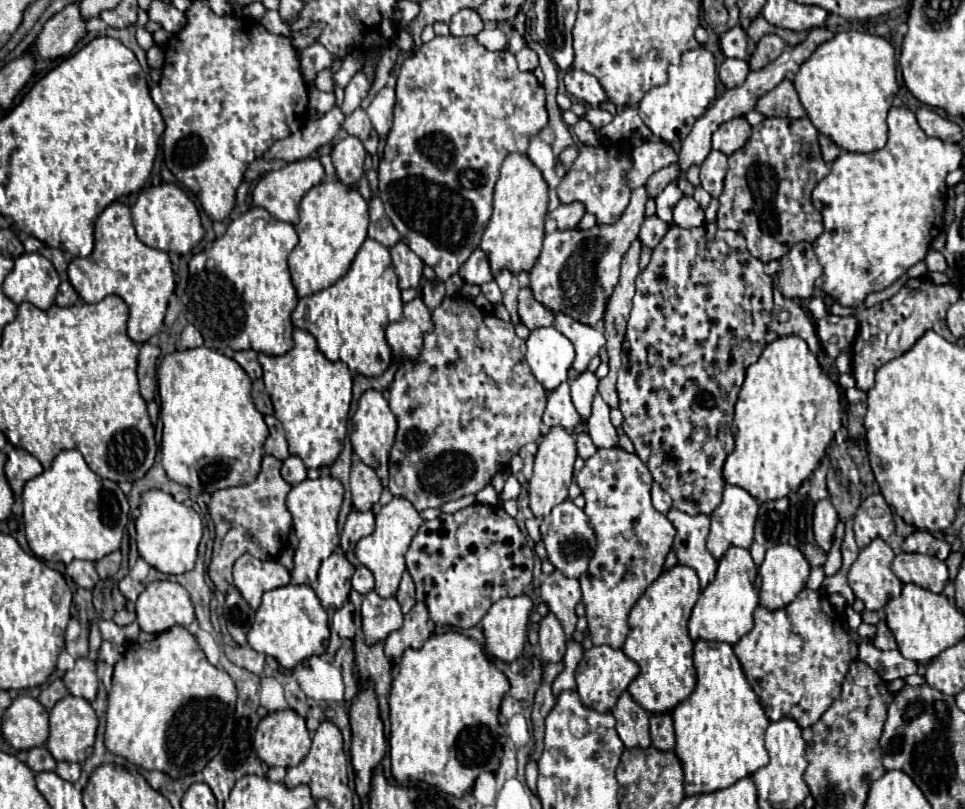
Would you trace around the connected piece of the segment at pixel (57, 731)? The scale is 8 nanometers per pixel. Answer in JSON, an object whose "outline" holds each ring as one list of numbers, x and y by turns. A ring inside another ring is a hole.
{"outline":[[68,694,50,712,50,738,46,742,46,748,58,762,60,760,84,762,92,754,96,728,98,728,98,716,96,716,94,708,90,706,90,702,86,702,86,698]]}

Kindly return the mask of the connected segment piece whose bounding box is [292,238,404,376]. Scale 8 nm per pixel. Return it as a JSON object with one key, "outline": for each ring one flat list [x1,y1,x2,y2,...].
{"outline":[[366,238,352,260,350,270,336,284,300,298,292,312,292,322,296,328,308,330,318,340,318,348,328,360,346,362,352,374,380,376,392,360,386,328,390,322,402,318,402,306,404,302,400,298,390,250,384,244]]}

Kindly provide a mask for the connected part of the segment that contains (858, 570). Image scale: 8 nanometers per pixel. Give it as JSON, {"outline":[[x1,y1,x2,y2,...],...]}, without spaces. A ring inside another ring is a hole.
{"outline":[[876,538,866,548,860,550,856,562,848,572,848,584,854,596,860,598,866,610,878,612,886,606,890,598,896,598,902,590,902,582,892,572,894,560,892,548]]}

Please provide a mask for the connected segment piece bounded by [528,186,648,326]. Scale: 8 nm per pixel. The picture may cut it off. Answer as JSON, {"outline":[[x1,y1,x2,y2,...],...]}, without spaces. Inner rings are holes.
{"outline":[[642,186,632,192,630,204,618,222,610,226,594,226,590,230,556,230,546,234,542,252,528,272,534,298,552,312,564,312,582,324,596,326,604,316,614,286,618,284,622,256,638,236,644,222,646,200,648,192]]}

